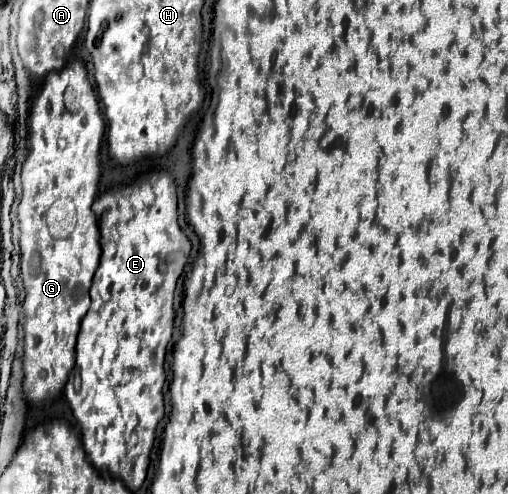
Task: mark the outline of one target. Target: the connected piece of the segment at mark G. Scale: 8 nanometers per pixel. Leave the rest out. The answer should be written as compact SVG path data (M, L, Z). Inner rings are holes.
M69 60L63 70L49 74L41 82L39 94L31 102L29 114L29 156L21 170L23 196L19 202L19 226L21 226L21 278L25 286L25 354L23 354L23 388L31 402L43 402L61 392L67 382L67 374L75 364L75 340L79 324L89 310L89 286L101 258L101 232L97 218L91 212L91 204L97 196L101 180L101 140L103 120L91 82L87 80L87 68L81 60ZM69 198L75 206L75 226L65 236L53 236L47 226L47 210L57 202Z

